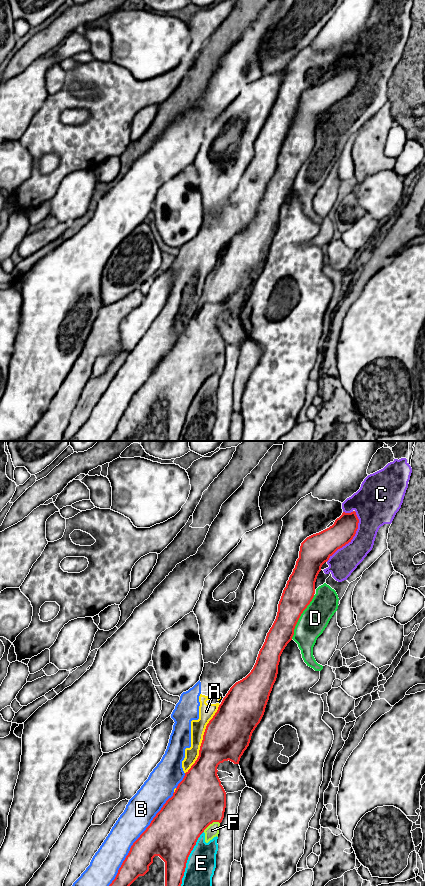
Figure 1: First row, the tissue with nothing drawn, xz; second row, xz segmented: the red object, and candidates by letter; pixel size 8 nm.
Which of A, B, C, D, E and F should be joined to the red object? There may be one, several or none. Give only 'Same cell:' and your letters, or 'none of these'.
Same cell: none of these

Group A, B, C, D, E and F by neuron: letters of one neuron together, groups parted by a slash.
A B C D E F

